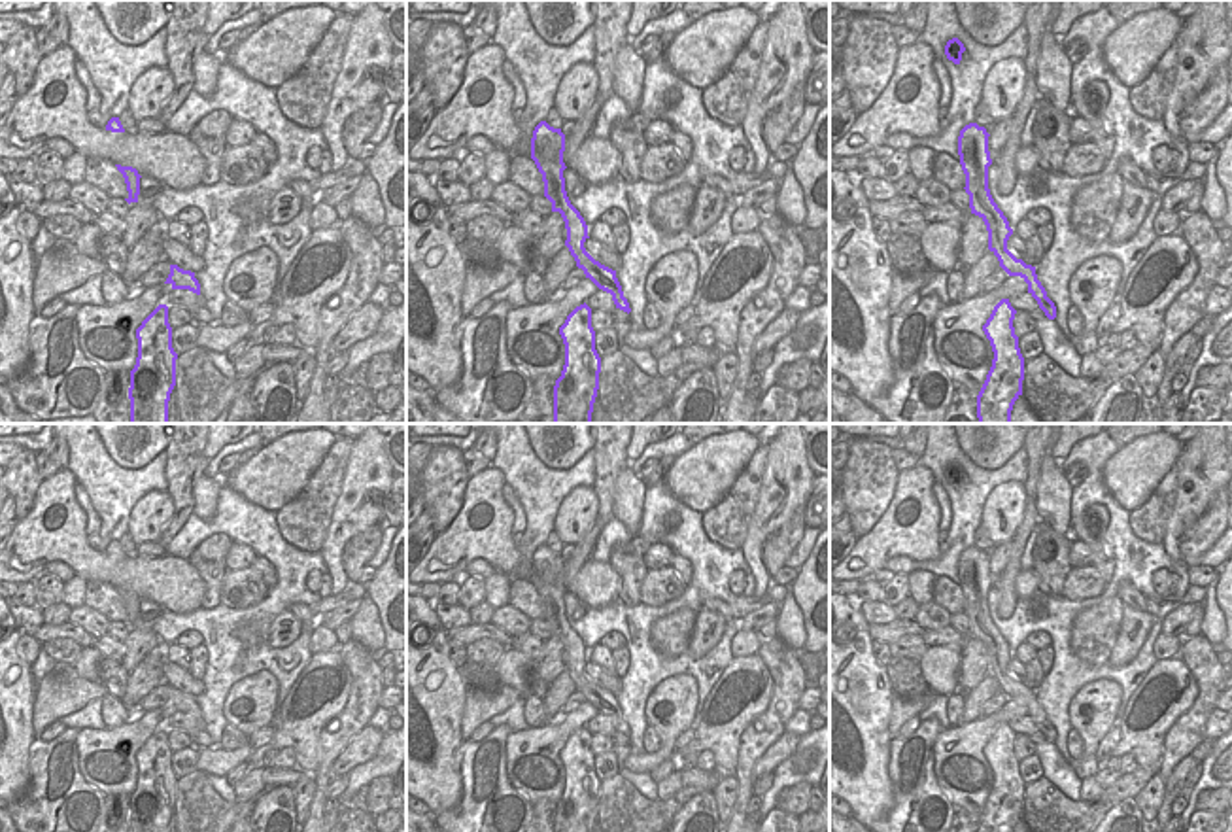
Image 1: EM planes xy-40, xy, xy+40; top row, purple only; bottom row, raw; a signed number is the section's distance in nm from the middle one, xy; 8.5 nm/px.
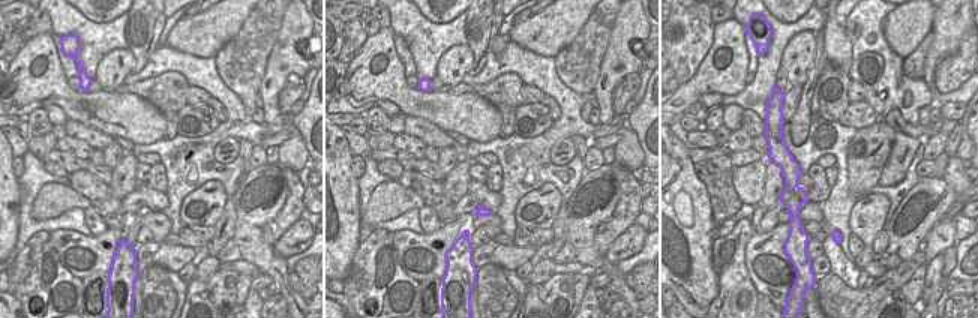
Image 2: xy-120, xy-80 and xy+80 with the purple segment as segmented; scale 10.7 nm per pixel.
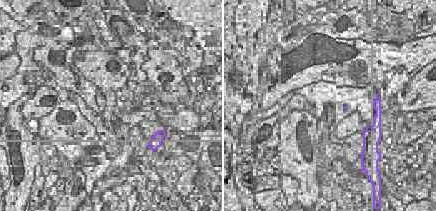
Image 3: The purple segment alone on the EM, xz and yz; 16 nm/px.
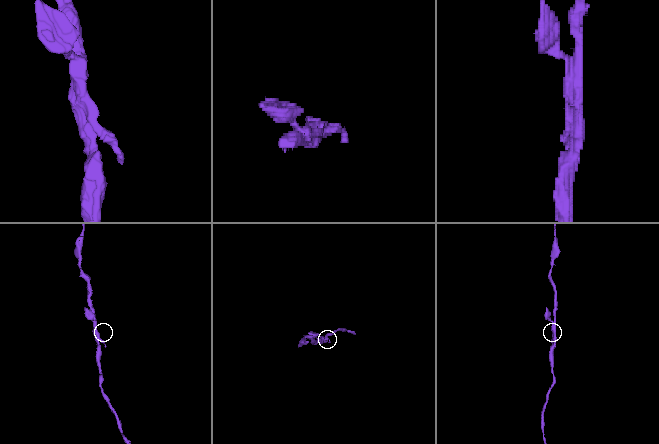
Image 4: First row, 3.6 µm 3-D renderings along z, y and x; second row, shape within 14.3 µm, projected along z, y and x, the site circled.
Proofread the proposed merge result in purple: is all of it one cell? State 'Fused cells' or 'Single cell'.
Fused cells.

